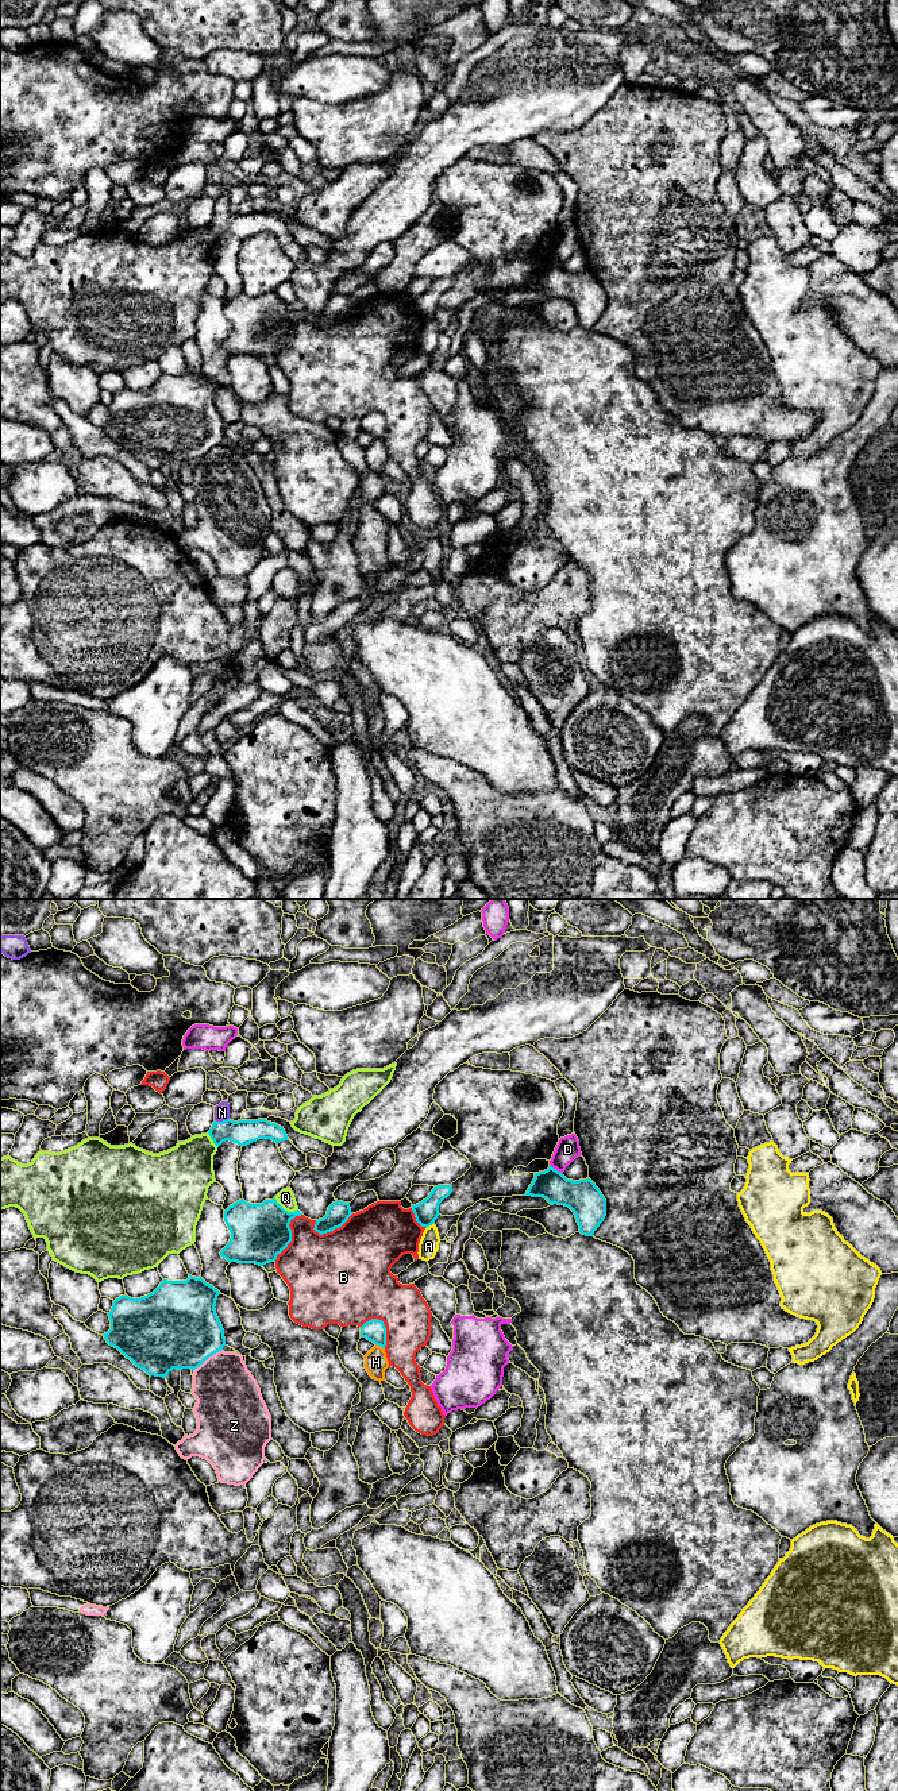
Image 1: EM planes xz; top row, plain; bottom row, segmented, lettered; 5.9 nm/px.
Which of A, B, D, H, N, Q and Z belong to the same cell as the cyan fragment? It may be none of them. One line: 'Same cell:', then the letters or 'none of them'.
Same cell: N

